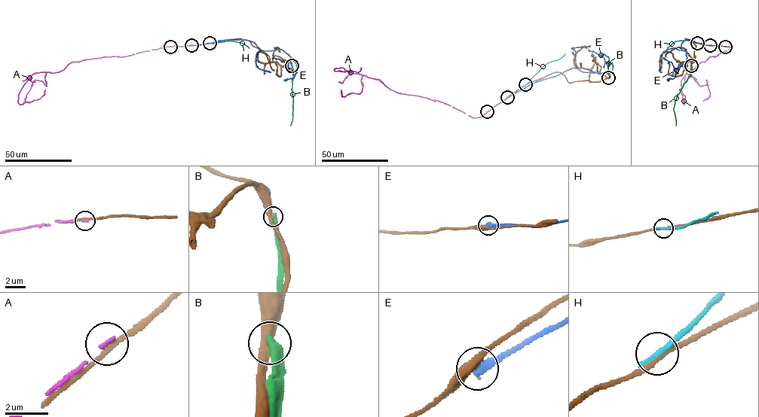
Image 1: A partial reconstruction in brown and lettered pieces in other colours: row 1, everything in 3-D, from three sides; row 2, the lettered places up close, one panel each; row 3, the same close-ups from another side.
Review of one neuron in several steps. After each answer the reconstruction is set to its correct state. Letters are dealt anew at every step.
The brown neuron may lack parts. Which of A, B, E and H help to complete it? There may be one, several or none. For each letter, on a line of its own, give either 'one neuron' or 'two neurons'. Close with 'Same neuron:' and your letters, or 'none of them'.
A: two neurons
B: two neurons
E: two neurons
H: two neurons
Same neuron: none of them

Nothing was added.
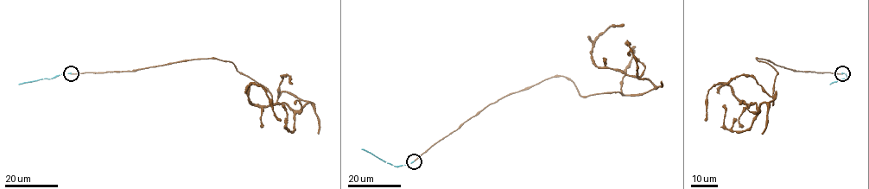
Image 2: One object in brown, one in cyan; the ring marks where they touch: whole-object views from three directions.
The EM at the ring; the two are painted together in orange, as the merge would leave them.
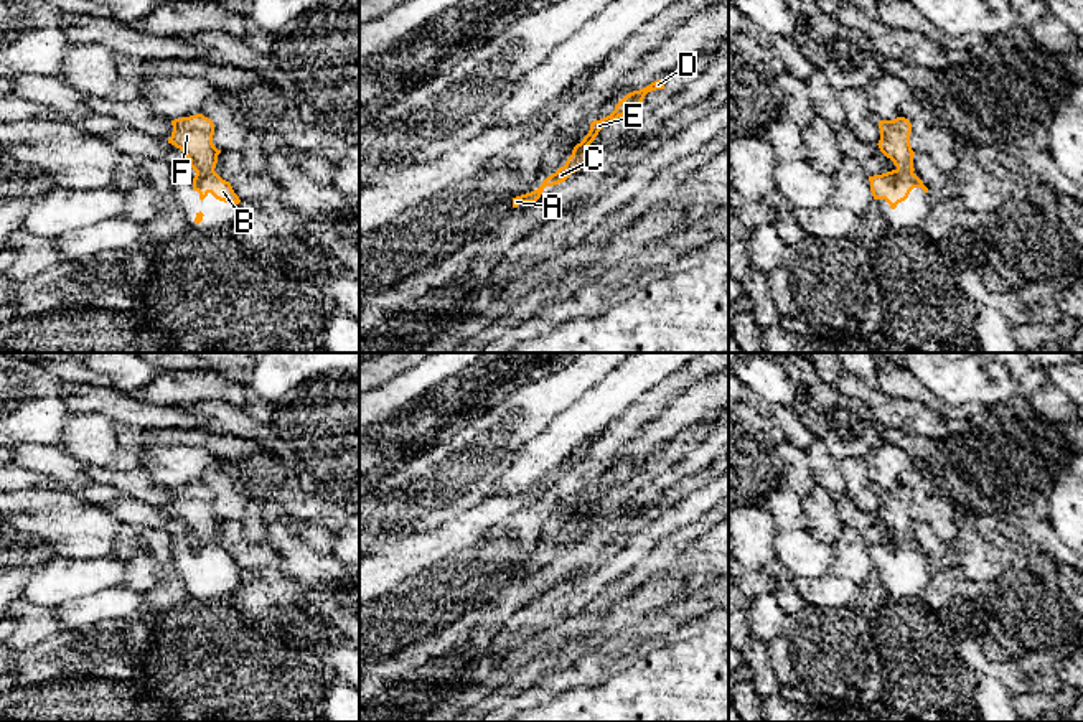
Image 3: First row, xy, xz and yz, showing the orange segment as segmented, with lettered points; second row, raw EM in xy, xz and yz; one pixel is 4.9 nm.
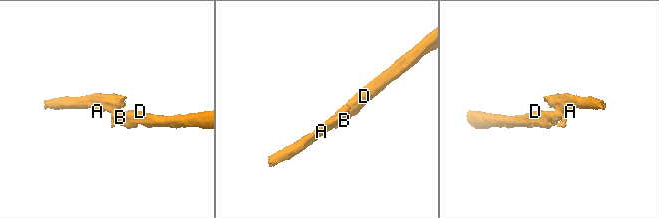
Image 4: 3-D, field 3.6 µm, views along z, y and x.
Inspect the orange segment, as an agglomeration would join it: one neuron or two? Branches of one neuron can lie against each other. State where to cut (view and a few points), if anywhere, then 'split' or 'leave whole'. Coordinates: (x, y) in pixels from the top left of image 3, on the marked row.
cut in xy along (213, 170), (196, 173); split

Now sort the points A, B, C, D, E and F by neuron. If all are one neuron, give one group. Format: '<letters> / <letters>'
A C F / B D E

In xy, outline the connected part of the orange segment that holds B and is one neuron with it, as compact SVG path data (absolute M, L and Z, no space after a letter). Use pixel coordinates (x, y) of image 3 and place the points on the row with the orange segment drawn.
M216 171L196 173L193 178L193 190L199 193L201 201L211 193L219 201L234 204L241 203L231 183L223 180Z

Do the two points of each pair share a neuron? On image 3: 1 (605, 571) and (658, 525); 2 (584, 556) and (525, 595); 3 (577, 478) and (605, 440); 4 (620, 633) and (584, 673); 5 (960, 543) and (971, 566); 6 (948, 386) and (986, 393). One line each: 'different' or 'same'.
1: same
2: same
3: same
4: same
5: same
6: same

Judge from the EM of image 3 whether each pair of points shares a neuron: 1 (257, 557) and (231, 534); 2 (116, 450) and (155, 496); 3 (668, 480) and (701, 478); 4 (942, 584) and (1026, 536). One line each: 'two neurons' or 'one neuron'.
1: one neuron
2: two neurons
3: two neurons
4: one neuron

